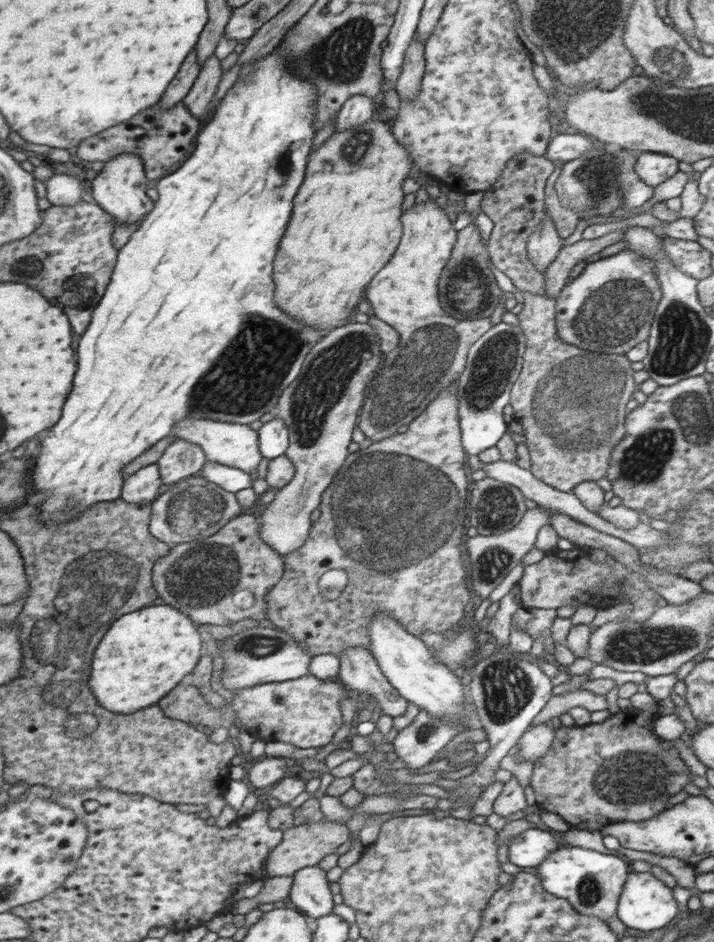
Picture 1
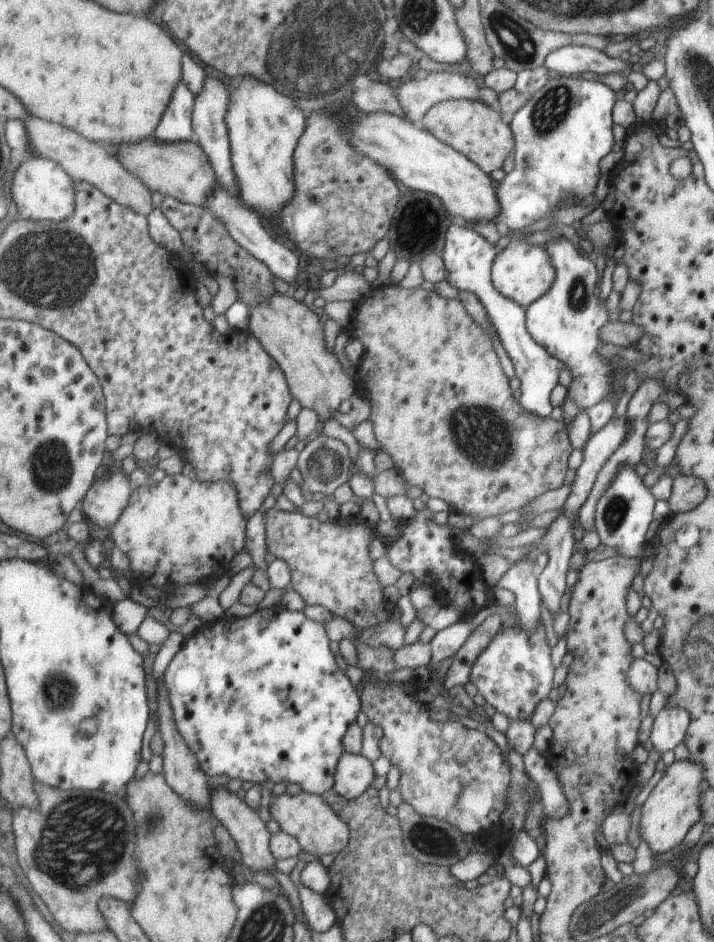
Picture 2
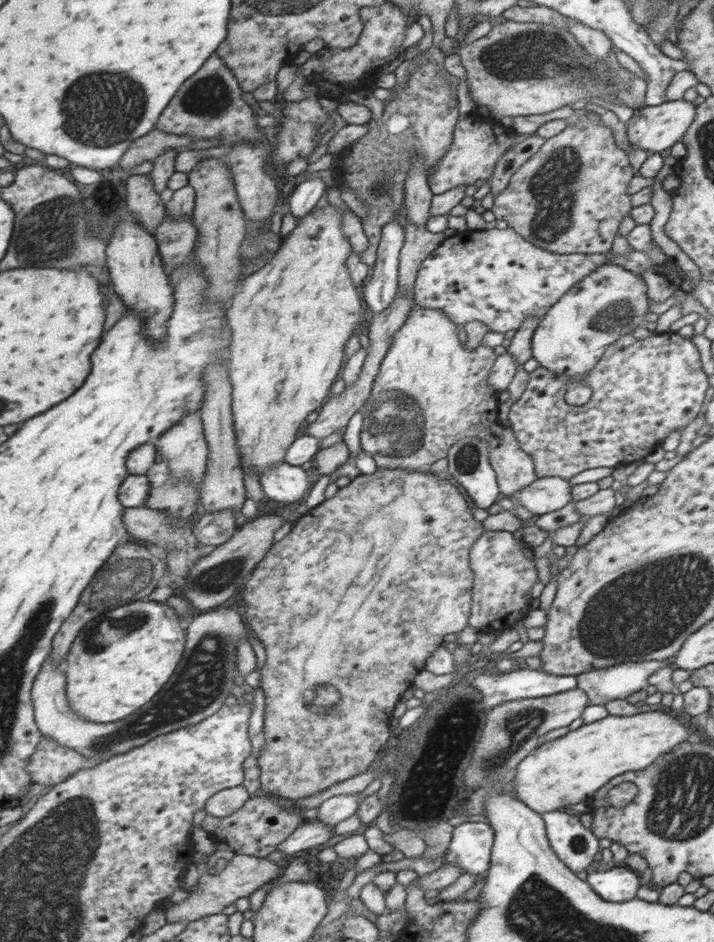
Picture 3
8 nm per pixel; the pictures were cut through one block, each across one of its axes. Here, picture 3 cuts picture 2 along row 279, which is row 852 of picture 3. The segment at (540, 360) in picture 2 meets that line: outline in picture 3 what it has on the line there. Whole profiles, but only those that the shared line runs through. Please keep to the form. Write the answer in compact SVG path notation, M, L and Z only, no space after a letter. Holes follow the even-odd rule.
M463 822L453 827L444 862L459 866L462 874L475 876L485 872L489 868L493 835L493 829L488 824L481 822Z

